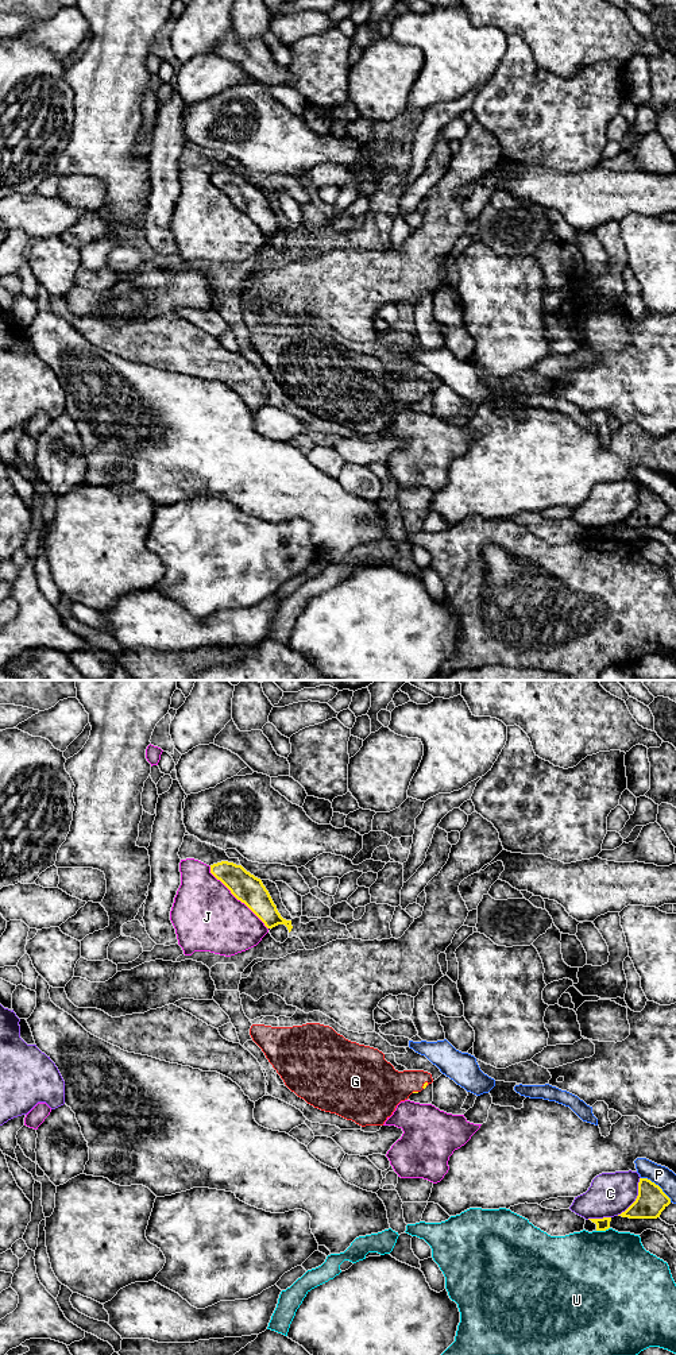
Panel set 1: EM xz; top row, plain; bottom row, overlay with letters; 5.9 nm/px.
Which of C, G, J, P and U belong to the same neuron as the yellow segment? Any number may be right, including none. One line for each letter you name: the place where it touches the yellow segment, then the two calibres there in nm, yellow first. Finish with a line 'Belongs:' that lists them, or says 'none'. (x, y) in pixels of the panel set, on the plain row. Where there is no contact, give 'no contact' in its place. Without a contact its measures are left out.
G: contact xz (424, 394); calibres 20 and 280 nm
Belongs: G

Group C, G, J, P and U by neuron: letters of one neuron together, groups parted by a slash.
C / G / J / P / U

